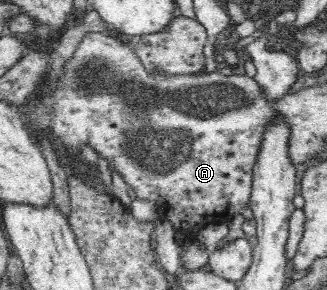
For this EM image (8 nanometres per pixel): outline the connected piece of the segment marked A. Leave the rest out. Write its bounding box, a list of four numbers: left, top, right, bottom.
[18,32,270,243]

